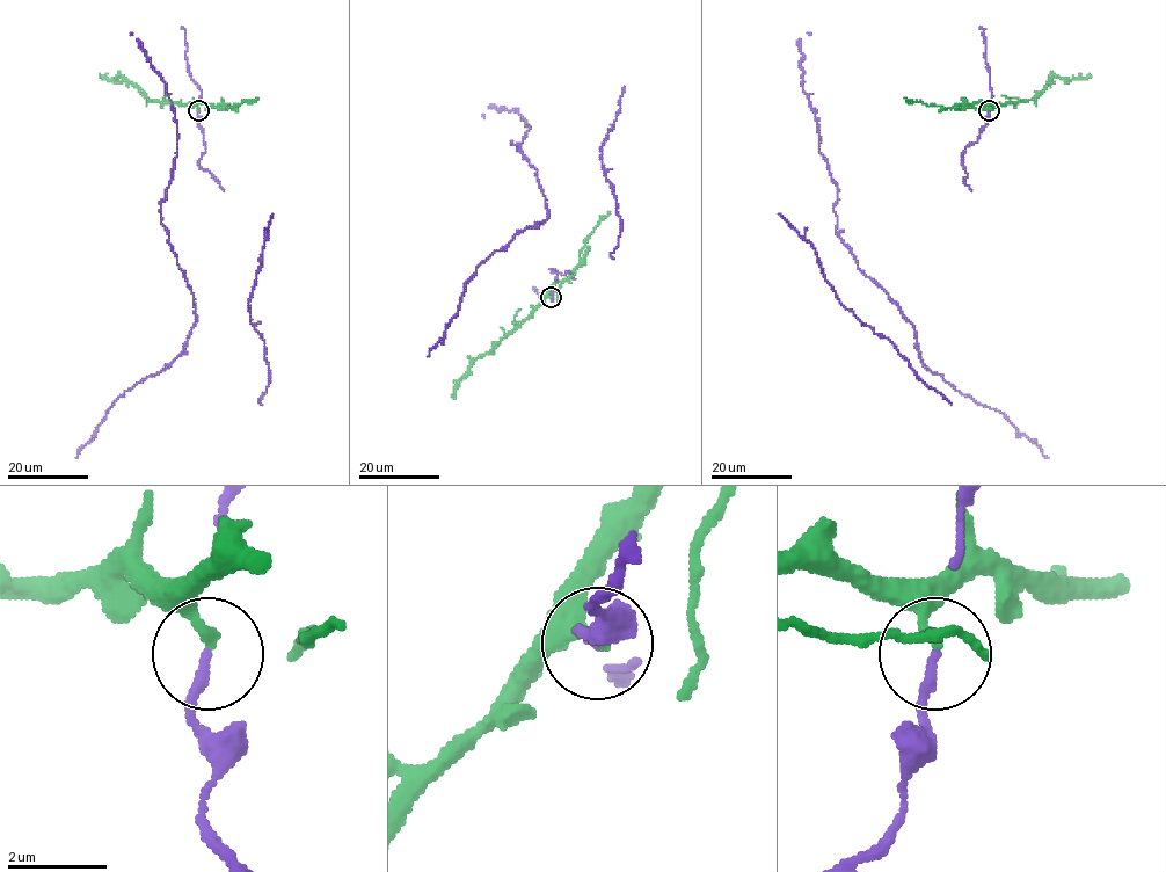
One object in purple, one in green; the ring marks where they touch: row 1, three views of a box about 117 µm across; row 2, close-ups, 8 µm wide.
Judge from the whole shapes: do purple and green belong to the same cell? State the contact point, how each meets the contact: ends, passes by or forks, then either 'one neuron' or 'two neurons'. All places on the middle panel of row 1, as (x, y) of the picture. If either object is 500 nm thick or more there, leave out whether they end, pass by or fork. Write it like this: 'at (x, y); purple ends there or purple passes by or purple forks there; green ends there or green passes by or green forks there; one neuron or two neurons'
at (551, 297); purple ends there; green ends there; two neurons

